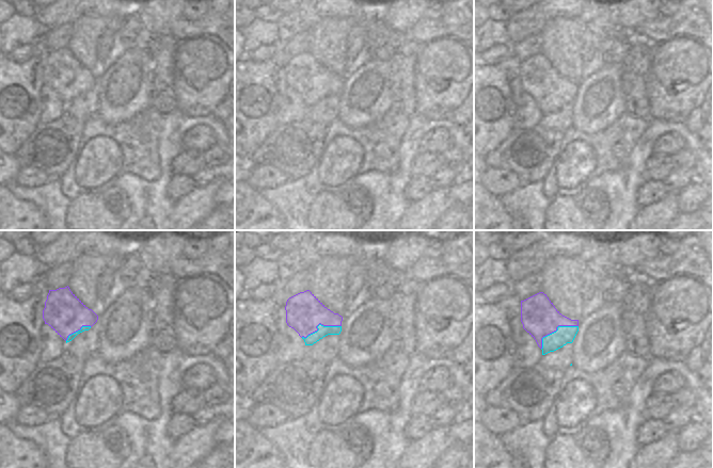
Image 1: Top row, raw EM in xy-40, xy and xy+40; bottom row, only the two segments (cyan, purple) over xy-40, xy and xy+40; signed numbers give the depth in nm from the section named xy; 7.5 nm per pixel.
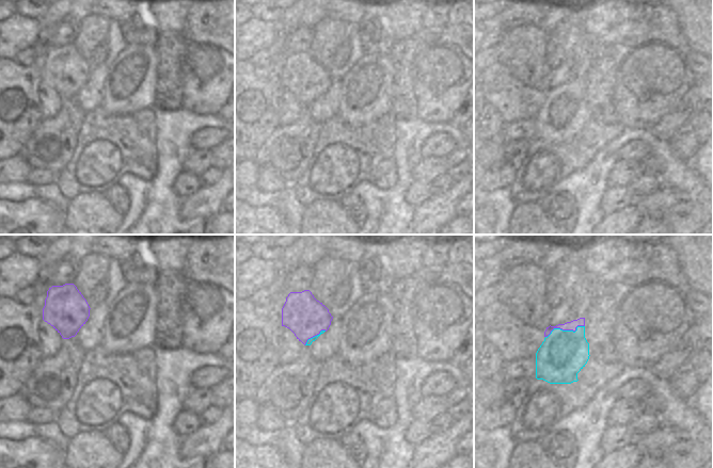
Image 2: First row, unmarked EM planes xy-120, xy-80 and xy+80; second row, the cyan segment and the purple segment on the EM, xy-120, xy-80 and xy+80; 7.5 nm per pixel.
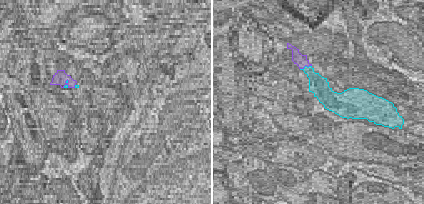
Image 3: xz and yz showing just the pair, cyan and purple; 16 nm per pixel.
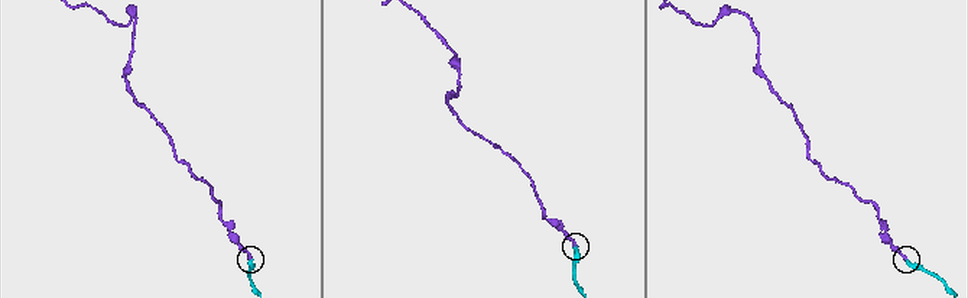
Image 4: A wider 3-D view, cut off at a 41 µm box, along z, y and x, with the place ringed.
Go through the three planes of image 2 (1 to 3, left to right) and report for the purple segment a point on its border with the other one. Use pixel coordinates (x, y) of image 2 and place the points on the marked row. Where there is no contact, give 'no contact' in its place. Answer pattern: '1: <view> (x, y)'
1: no contact
2: xy-80 (315, 336)
3: xy+80 (565, 331)

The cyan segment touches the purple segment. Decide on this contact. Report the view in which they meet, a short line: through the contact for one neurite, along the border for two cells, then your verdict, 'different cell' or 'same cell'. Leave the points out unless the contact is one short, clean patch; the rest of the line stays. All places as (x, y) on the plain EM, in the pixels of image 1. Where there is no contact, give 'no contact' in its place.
contact in xy+40; line xy+40 (577, 86), (559, 86), (555, 92), (542, 99), (541, 110); different cell

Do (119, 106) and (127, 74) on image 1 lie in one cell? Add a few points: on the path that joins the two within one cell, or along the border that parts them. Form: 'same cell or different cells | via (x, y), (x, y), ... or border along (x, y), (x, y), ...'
same cell | via (121, 98), (126, 89), (127, 81)

